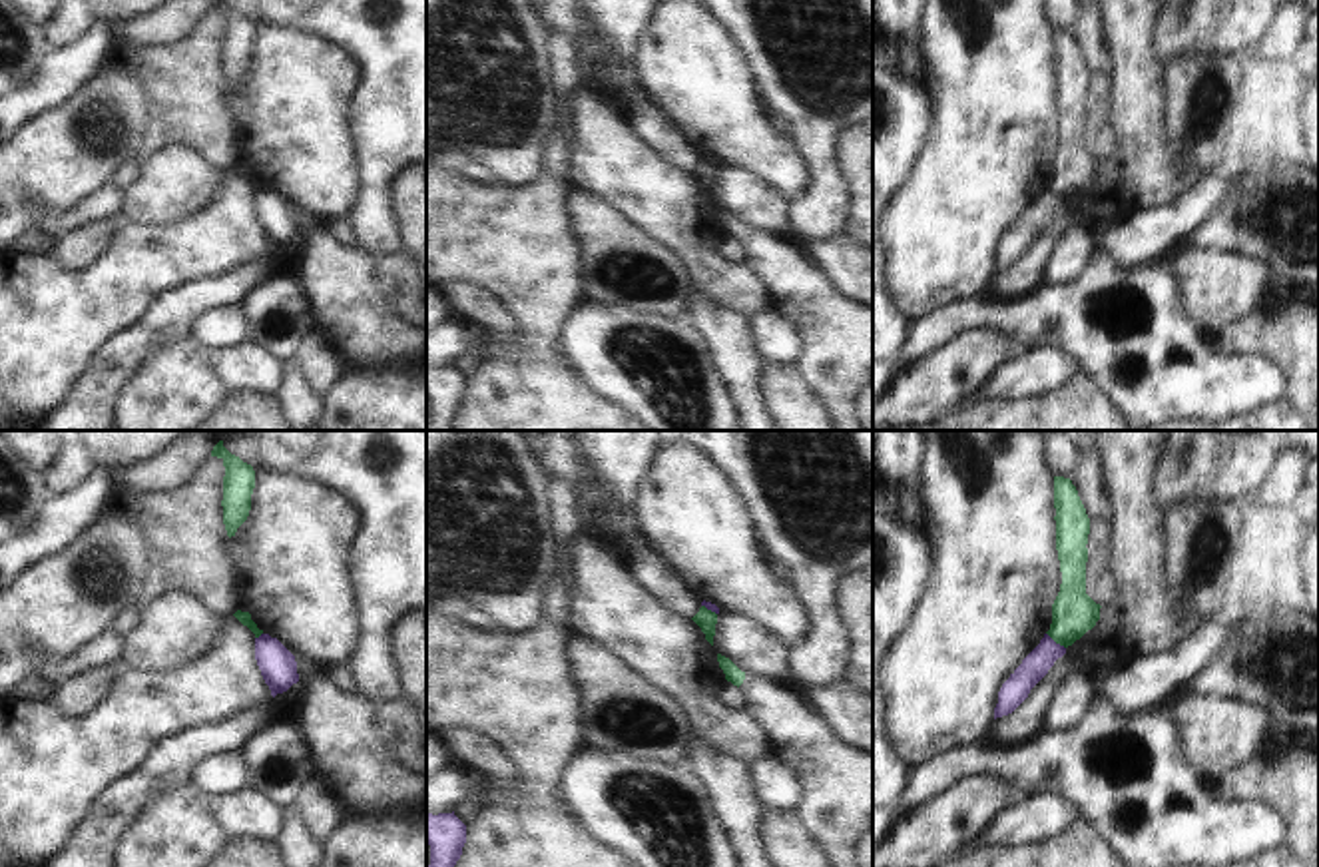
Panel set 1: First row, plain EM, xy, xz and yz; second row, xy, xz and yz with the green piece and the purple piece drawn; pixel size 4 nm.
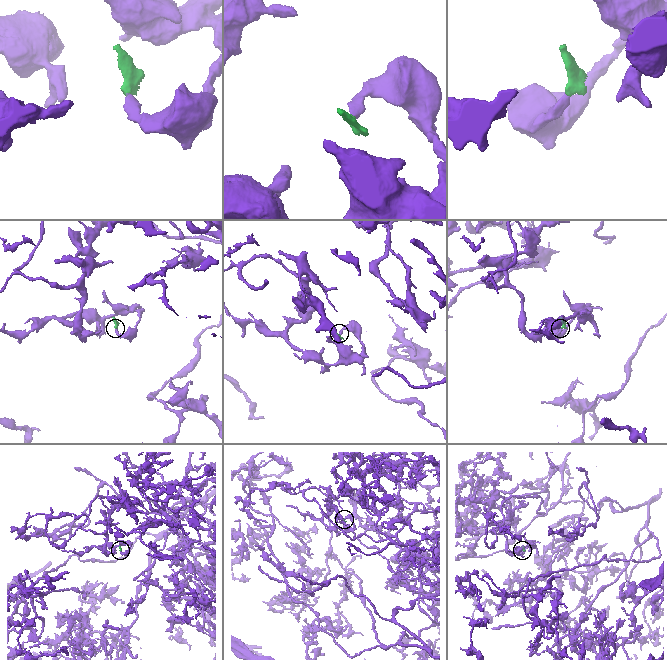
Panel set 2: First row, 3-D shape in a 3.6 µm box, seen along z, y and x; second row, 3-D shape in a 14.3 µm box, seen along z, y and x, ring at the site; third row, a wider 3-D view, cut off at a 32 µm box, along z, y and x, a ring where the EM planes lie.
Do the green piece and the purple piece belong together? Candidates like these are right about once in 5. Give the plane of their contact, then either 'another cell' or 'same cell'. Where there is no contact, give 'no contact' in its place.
yz | another cell

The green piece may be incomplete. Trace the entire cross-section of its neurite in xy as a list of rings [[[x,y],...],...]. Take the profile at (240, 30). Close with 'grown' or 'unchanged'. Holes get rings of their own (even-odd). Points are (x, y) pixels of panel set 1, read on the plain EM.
[[[213,0],[211,10],[223,14],[223,78],[227,90],[235,90],[237,82],[247,74],[251,64],[251,48],[255,42],[255,24],[225,0]]]; unchanged

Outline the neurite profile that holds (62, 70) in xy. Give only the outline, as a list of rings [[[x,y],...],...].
[[[92,20],[70,44],[50,48],[18,88],[0,94],[0,144],[28,120],[56,108],[80,90],[112,56],[108,22]]]

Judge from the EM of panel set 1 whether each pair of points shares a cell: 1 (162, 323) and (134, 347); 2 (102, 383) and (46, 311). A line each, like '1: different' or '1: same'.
1: same
2: different

